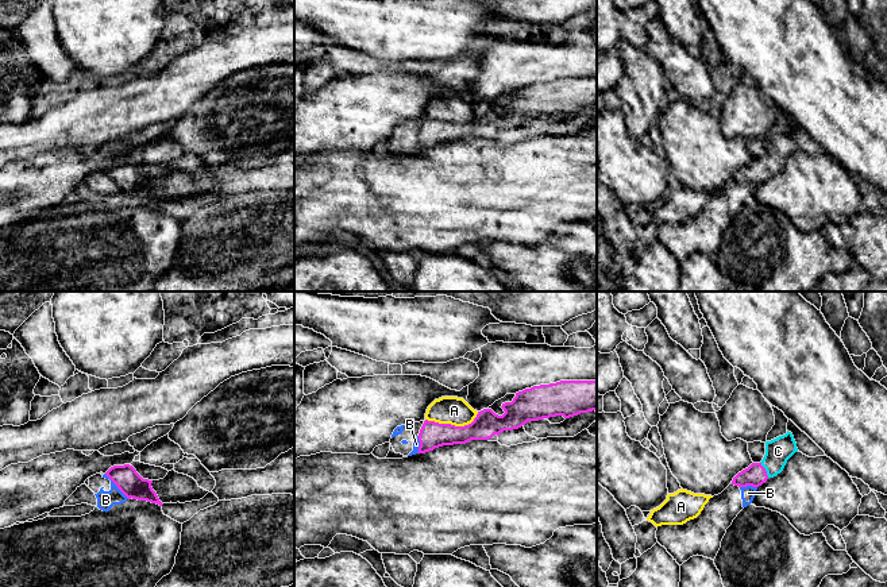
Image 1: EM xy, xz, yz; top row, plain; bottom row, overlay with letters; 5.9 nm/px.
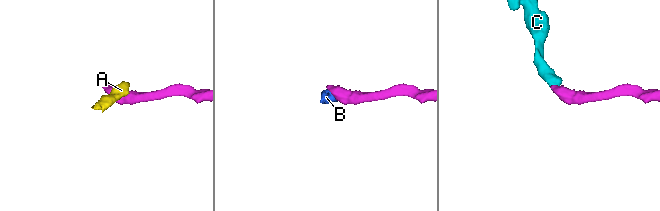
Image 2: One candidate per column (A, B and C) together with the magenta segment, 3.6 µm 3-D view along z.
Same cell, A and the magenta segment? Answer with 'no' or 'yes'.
no

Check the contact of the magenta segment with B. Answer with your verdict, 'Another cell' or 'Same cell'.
Another cell

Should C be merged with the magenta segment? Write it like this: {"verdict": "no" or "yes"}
{"verdict": "yes"}

